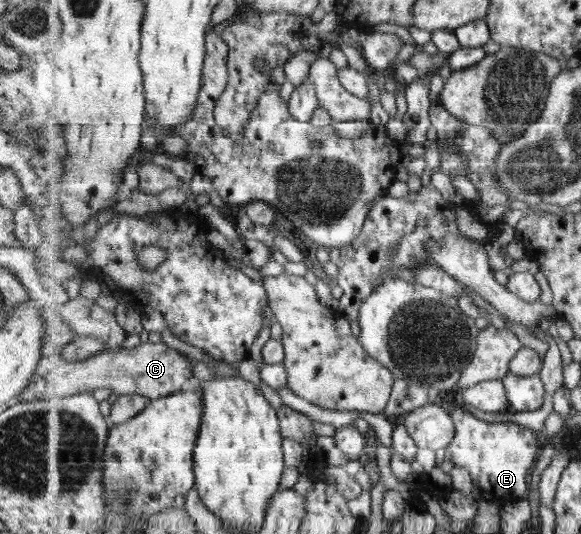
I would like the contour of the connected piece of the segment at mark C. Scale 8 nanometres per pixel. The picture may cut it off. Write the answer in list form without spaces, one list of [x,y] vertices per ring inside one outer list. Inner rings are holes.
[[[152,342],[142,343],[135,348],[123,348],[116,351],[106,350],[84,361],[68,362],[59,355],[44,354],[24,388],[19,401],[28,401],[31,397],[41,399],[62,399],[84,392],[94,392],[98,388],[111,389],[119,396],[142,395],[149,400],[158,400],[182,390],[182,384],[192,376],[192,368],[188,363],[188,354],[180,354],[168,344]],[[50,364],[50,368],[44,368]],[[44,376],[50,376],[50,392],[44,392]],[[58,376],[60,376],[60,392],[58,392]]]

